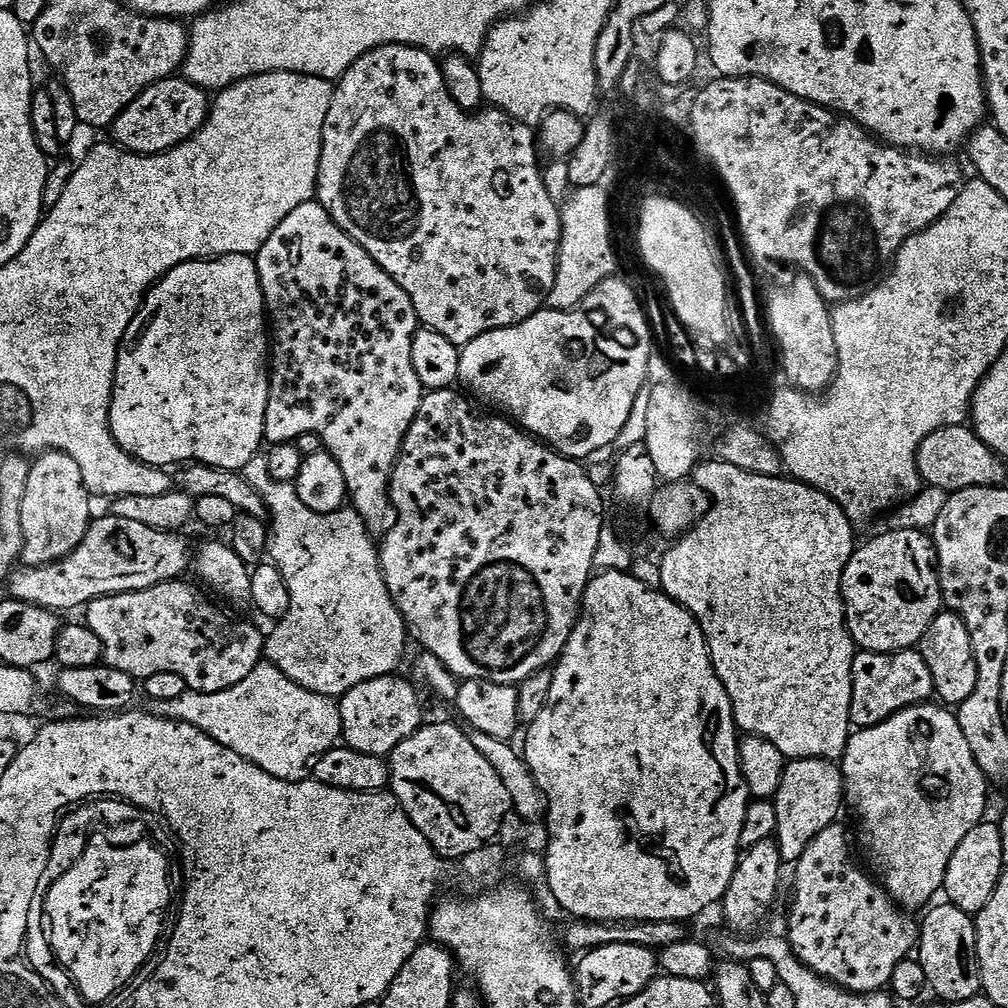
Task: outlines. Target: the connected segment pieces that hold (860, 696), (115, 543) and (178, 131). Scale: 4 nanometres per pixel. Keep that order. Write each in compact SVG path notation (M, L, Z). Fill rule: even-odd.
M919 650L902 652L857 651L852 667L851 727L859 730L878 726L890 719L896 712L931 701L935 690L930 666L926 666L924 655Z
M105 514L104 517L93 519L92 523L88 525L88 532L82 538L82 542L79 546L74 549L68 556L64 557L63 560L57 560L55 564L43 564L40 568L30 568L25 567L24 572L21 570L16 570L9 575L6 581L6 587L8 587L7 595L14 600L21 600L22 602L30 602L34 606L42 606L43 608L48 608L50 611L57 614L65 614L71 608L83 609L91 600L96 599L97 596L117 596L123 592L141 592L147 588L153 588L159 584L165 582L176 582L181 579L180 576L184 571L190 568L190 548L188 552L188 544L183 540L183 535L177 534L175 532L160 532L157 528L151 528L146 526L142 522L134 522L130 518L122 518L121 516L113 516L111 514Z
M169 78L151 84L118 118L110 125L111 139L126 152L134 152L138 156L153 156L159 152L169 152L171 148L177 148L182 142L186 142L208 120L210 111L210 96L203 88L194 86L189 80L183 78Z

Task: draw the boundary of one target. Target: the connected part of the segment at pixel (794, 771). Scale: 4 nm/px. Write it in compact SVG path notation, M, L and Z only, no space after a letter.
M794 760L784 765L782 782L774 797L776 805L776 844L780 847L780 858L784 862L794 862L806 850L806 846L826 826L837 823L840 804L845 803L844 774L839 763L830 760Z

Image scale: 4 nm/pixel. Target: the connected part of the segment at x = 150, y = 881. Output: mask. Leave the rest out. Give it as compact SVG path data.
M87 843L80 864L48 888L47 893L51 897L49 911L52 912L48 929L56 946L57 962L85 1001L108 1000L115 992L122 991L151 958L160 940L160 932L166 928L160 920L160 912L166 910L164 900L167 897L164 860L152 848L128 848L128 852L120 852L102 843Z

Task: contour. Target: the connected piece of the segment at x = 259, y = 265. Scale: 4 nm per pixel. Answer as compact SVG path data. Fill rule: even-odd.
M309 202L298 206L298 210L290 210L286 218L266 238L266 242L261 246L255 257L256 269L260 275L260 285L264 295L264 306L267 315L270 317L270 379L268 381L268 405L266 406L266 422L264 423L264 439L269 445L286 444L294 442L302 434L318 434L322 438L326 451L337 460L342 468L342 475L347 488L347 499L351 507L356 509L356 513L362 517L368 531L372 534L380 534L389 527L393 519L392 497L388 495L388 484L392 480L392 471L396 465L396 459L400 453L402 442L418 414L418 406L422 399L422 389L418 374L414 374L414 362L412 361L412 339L418 331L418 321L414 302L370 258L370 254L358 242L354 242L348 237L347 232L333 222L330 214L318 202Z

